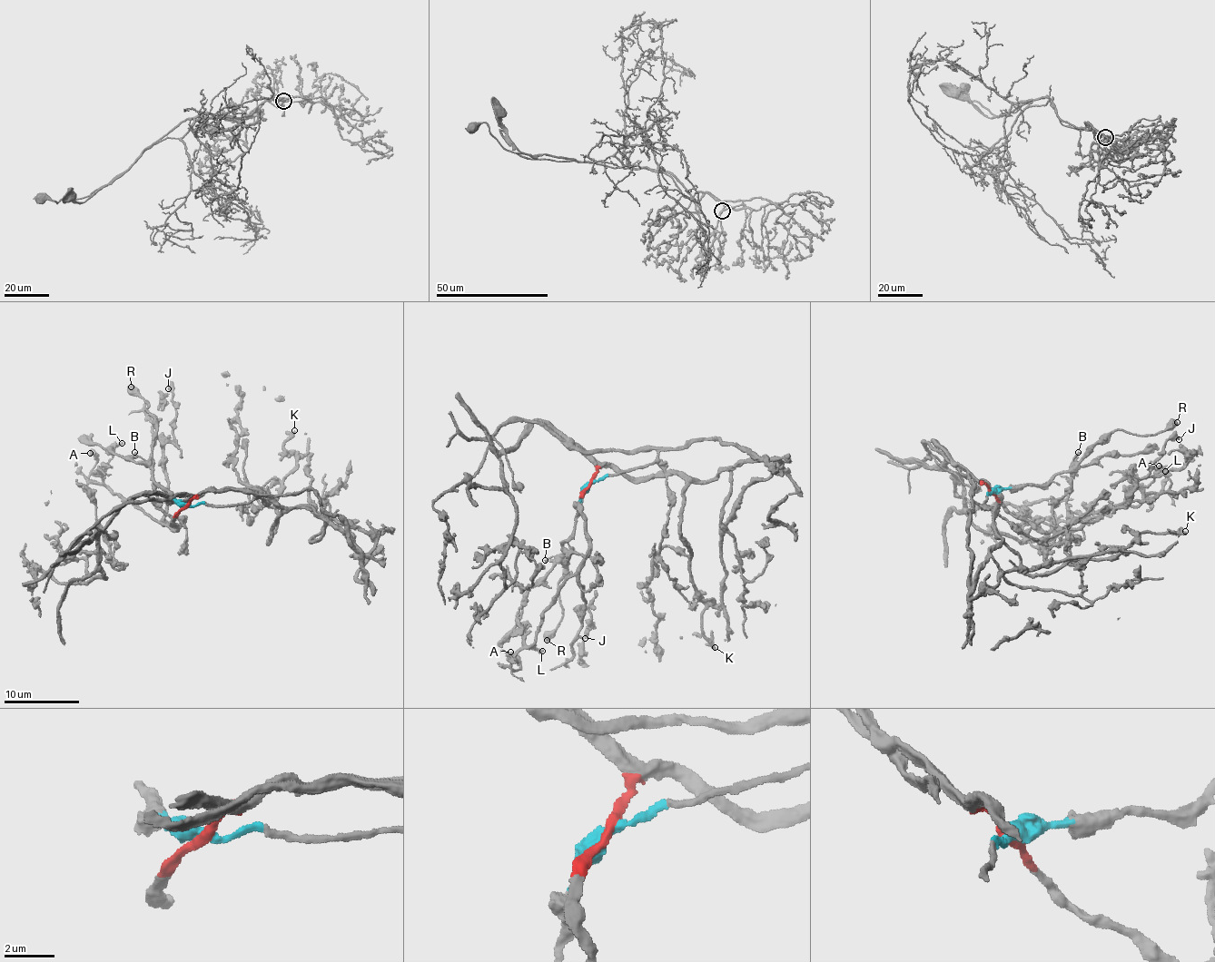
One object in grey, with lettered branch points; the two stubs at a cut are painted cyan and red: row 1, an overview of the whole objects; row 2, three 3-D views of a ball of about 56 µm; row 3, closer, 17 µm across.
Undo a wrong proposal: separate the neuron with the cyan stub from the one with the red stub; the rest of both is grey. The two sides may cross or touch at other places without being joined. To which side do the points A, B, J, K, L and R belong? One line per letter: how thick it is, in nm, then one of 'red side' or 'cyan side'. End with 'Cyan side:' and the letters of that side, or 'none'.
A: calibre 440 nm; red side
B: calibre 160 nm; cyan side
J: calibre 300 nm; red side
K: calibre 360 nm; red side
L: calibre 280 nm; red side
R: calibre 650 nm; cyan side
Cyan side: B, R

